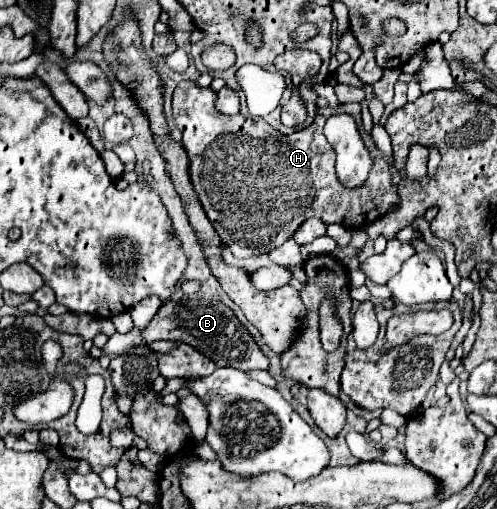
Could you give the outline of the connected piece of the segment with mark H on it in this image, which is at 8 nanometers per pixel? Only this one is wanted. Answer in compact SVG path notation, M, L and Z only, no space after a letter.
M180 82L174 90L172 110L178 128L182 130L182 146L190 158L190 178L192 186L212 222L216 232L220 234L222 242L232 250L236 258L248 258L256 254L268 254L286 240L294 236L294 232L308 220L310 216L322 218L328 224L340 224L348 230L360 230L370 222L378 220L380 216L392 212L400 204L400 196L396 186L392 184L390 164L386 162L384 154L376 148L371 133L365 131L359 124L359 131L365 146L374 152L374 168L366 180L366 186L356 188L350 192L338 184L335 171L336 154L324 137L324 118L332 115L336 108L318 107L316 118L310 128L294 132L294 136L284 136L276 132L266 122L248 120L242 114L226 116L216 110L216 92L212 88L198 88L194 82Z

